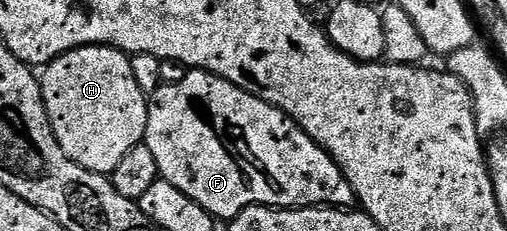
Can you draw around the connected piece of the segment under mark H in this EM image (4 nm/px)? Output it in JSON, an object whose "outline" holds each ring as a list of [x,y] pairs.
{"outline":[[[113,46],[69,50],[41,71],[40,81],[52,132],[76,164],[110,176],[132,148],[143,145],[150,111],[148,98],[132,76],[130,58],[121,50]]]}

